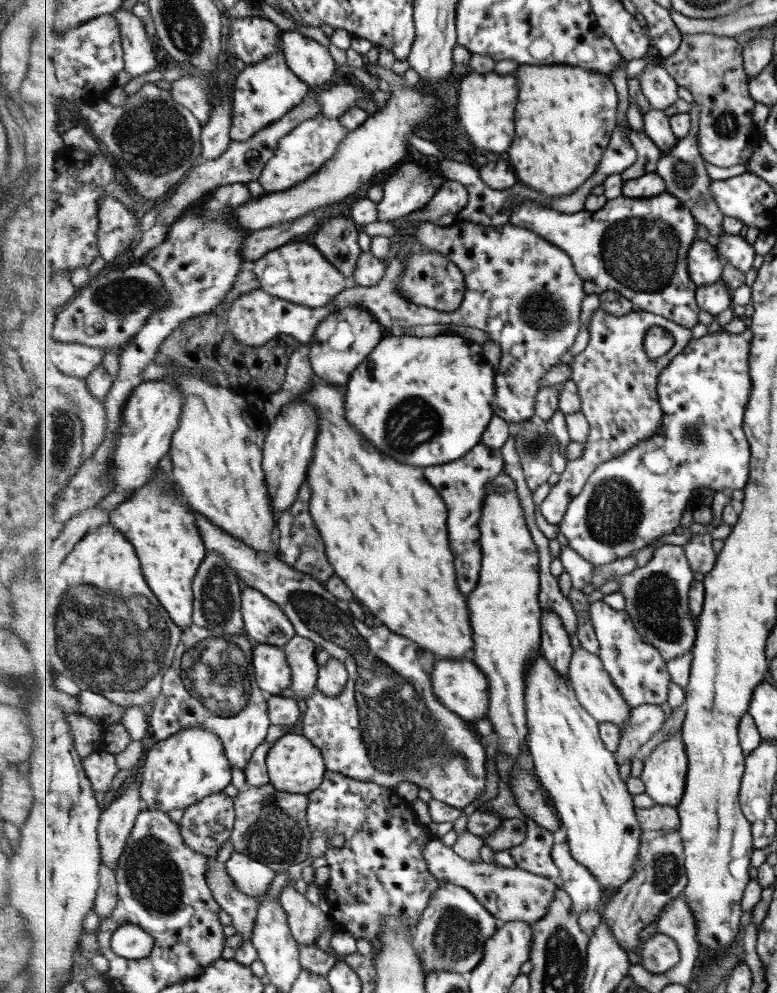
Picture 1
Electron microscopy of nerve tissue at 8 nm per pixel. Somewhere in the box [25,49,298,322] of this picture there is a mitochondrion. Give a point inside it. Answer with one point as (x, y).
(151, 136)

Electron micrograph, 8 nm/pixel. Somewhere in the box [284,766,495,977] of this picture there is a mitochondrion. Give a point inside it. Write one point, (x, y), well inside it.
(456, 934)

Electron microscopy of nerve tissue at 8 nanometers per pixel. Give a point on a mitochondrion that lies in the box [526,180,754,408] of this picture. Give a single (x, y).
(637, 253)

